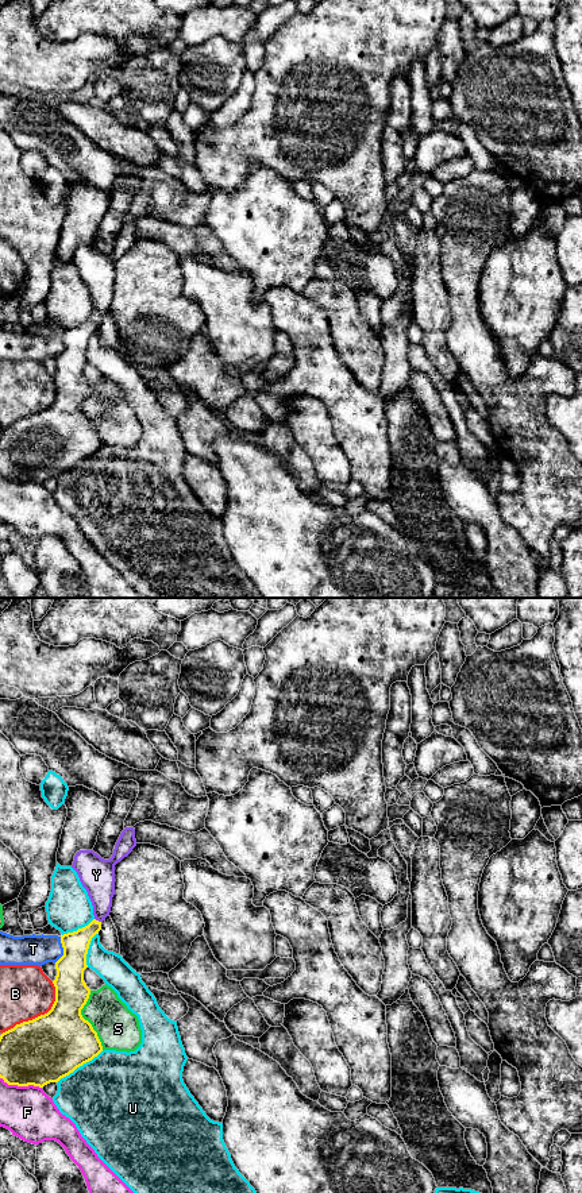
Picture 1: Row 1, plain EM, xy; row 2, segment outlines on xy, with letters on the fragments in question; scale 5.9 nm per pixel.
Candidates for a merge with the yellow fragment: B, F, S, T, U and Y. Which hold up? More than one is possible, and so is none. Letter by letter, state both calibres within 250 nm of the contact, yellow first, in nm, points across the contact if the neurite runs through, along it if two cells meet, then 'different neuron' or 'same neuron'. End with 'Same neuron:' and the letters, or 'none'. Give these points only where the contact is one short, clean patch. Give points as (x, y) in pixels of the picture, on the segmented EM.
B: 400/320 nm | different neuron
F: 400/300 nm | different neuron
S: 380/260 nm | different neuron
T: 190/180 nm | different neuron
U: 400/480 nm | different neuron
Y: 150/190 nm | across xy (76, 944), (97, 921), (97, 879) | same neuron
Same neuron: Y

